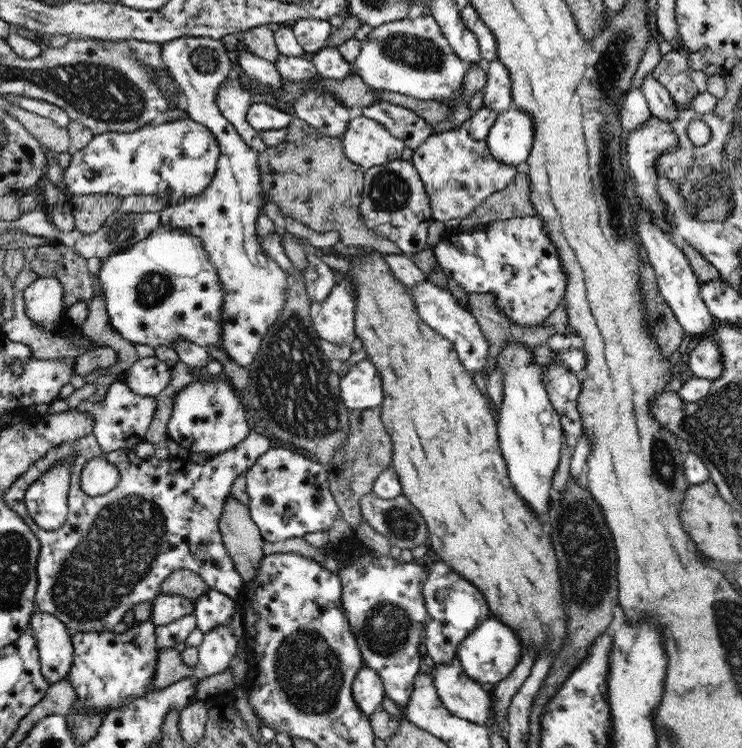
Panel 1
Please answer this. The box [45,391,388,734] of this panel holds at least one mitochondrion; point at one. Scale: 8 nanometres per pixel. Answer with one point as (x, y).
(118, 548)

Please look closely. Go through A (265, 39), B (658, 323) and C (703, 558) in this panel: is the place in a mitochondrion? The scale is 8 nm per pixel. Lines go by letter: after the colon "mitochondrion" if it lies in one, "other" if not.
A: other
B: mitochondrion
C: other

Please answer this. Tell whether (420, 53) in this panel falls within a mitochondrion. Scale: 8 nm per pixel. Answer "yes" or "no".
yes

